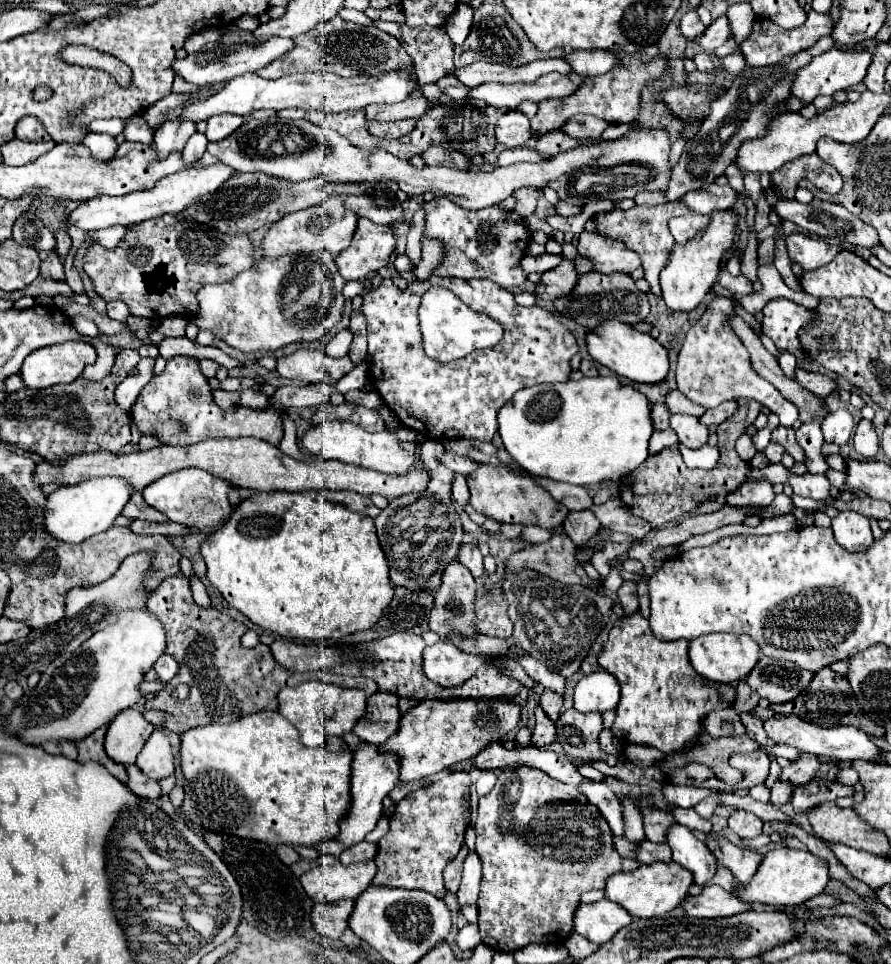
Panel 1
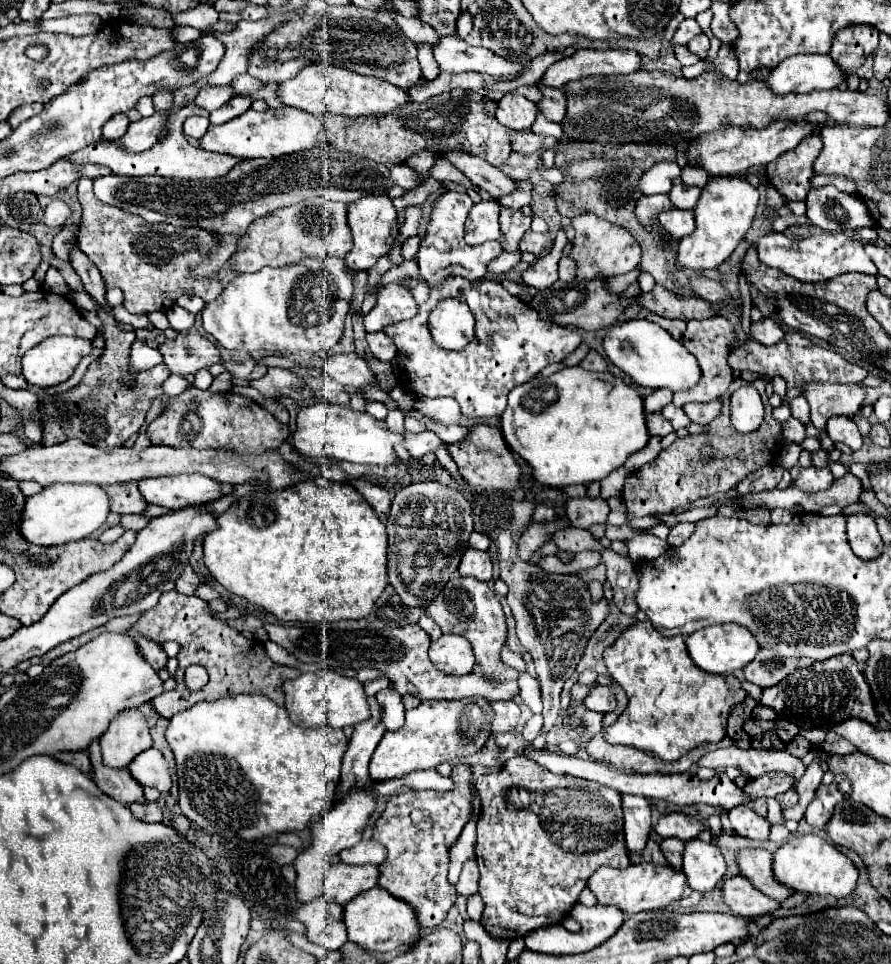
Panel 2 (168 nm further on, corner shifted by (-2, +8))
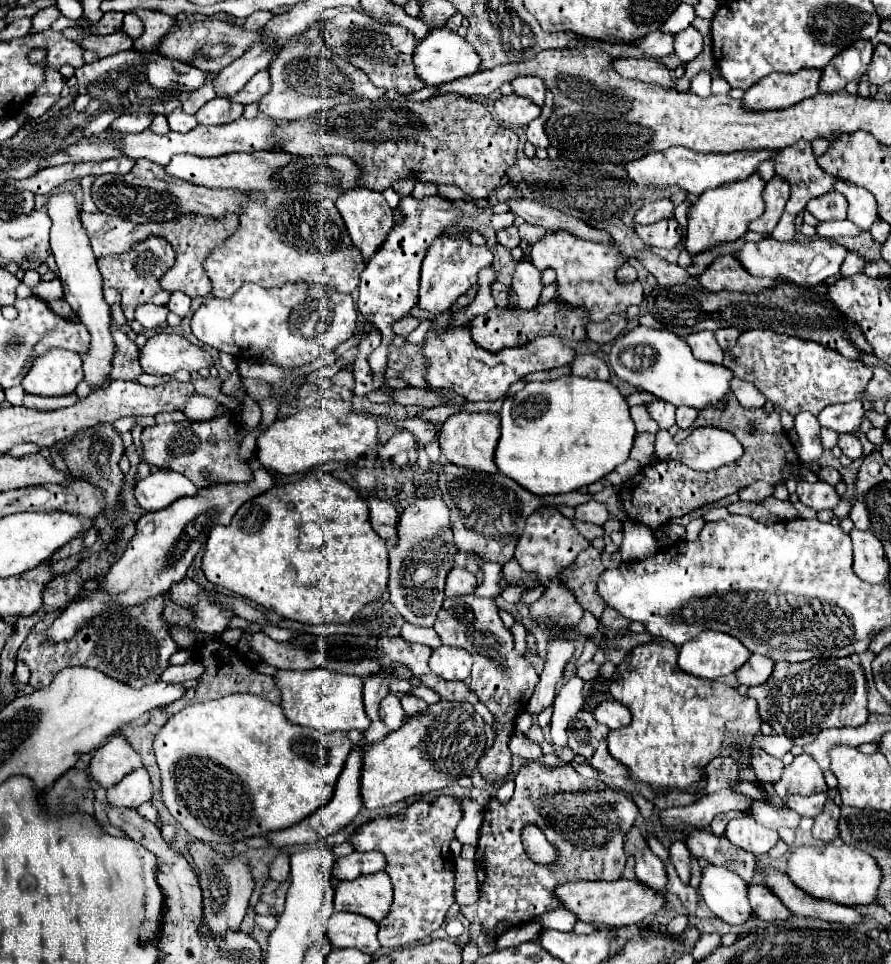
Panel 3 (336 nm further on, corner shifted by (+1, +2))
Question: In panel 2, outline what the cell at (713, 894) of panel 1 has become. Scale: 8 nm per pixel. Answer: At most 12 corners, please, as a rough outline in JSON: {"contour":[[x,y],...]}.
{"contour":[[744,876],[728,878],[722,900],[740,916],[764,916],[780,902]]}

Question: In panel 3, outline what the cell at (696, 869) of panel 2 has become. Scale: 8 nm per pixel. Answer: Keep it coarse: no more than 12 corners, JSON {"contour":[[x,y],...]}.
{"contour":[[723,866],[701,868],[697,892],[727,924],[751,916],[745,880]]}

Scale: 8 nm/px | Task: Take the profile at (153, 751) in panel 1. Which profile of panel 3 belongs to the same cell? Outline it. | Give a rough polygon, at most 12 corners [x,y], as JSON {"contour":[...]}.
{"contour":[[145,766],[107,790],[107,802],[139,808],[155,788]]}

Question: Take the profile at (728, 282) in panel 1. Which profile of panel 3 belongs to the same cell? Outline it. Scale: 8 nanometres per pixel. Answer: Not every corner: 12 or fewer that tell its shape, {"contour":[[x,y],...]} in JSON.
{"contour":[[743,332],[723,364],[791,416],[859,400],[873,370],[811,340]]}

